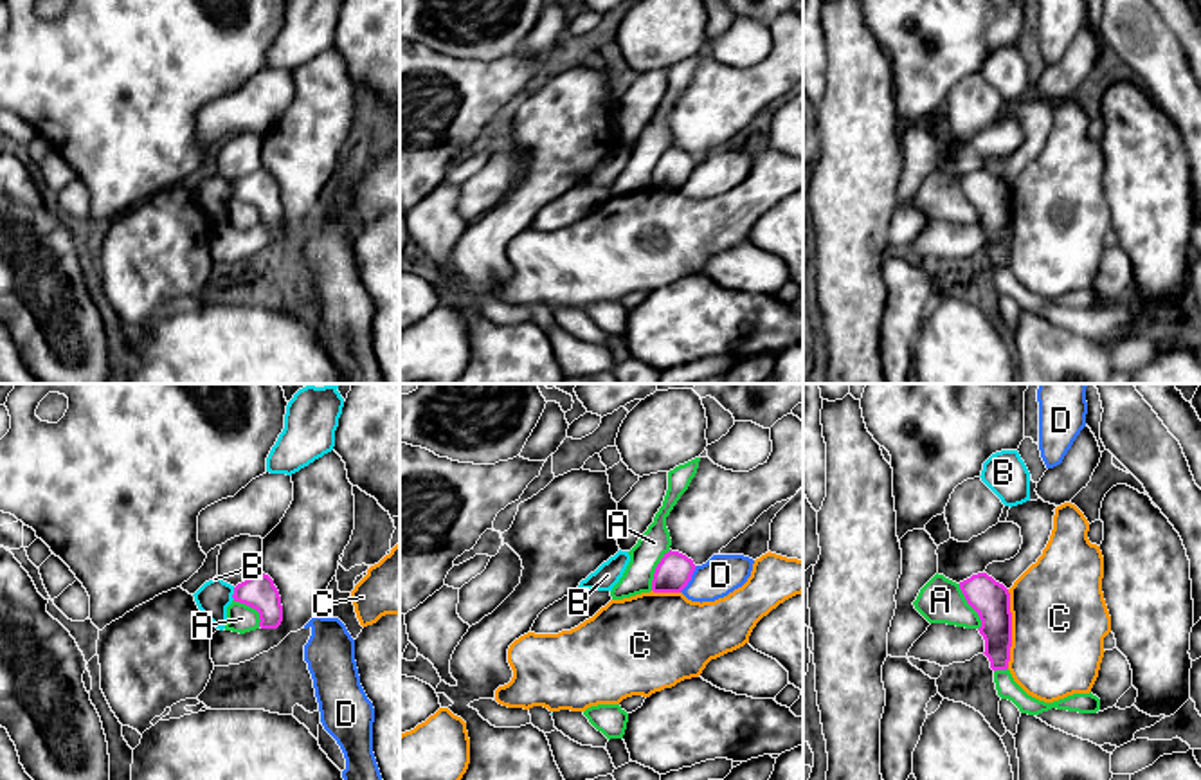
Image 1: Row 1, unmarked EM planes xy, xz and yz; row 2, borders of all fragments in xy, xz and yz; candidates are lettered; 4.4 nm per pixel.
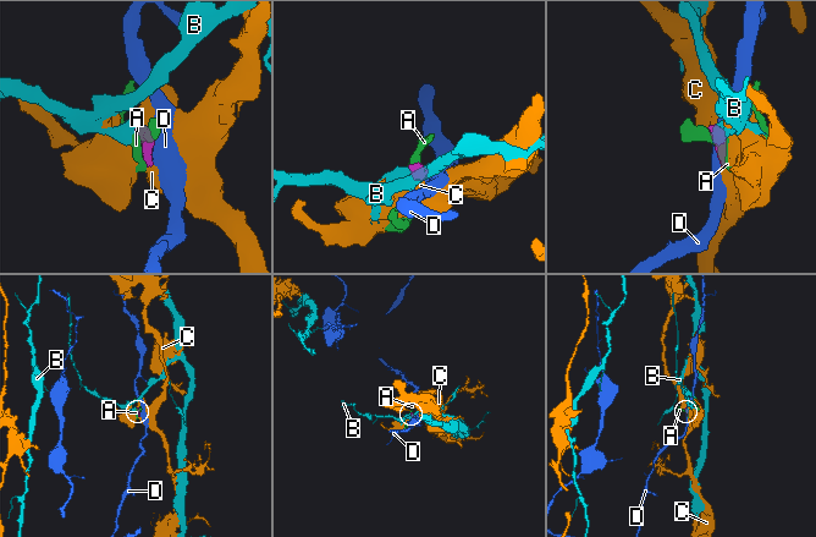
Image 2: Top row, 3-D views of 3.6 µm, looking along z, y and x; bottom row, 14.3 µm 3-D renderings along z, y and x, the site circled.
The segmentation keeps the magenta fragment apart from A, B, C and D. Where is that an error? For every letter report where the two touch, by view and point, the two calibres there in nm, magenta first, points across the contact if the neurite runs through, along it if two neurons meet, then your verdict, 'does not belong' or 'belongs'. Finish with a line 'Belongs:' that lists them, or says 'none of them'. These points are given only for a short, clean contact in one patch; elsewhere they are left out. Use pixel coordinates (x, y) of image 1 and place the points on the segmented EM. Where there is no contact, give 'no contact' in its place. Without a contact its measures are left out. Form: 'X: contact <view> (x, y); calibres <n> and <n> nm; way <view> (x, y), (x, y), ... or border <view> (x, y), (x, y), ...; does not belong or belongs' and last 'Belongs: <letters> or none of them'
A: contact yz (971, 606); calibres 170 and 200 nm; does not belong
B: contact xy (234, 593); calibres 150 and 150 nm; border xy (234, 588), (233, 598); does not belong
C: contact yz (1011, 629); calibres 170 and 440 nm; border yz (1007, 589), (1011, 604), (1009, 667); does not belong
D: contact xz (690, 579); calibres 160 and 180 nm; border xz (697, 566), (692, 579), (679, 591); does not belong
Belongs: none of them

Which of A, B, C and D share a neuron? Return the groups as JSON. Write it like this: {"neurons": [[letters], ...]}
{"neurons": [["A"], ["B"], ["C"], ["D"]]}

